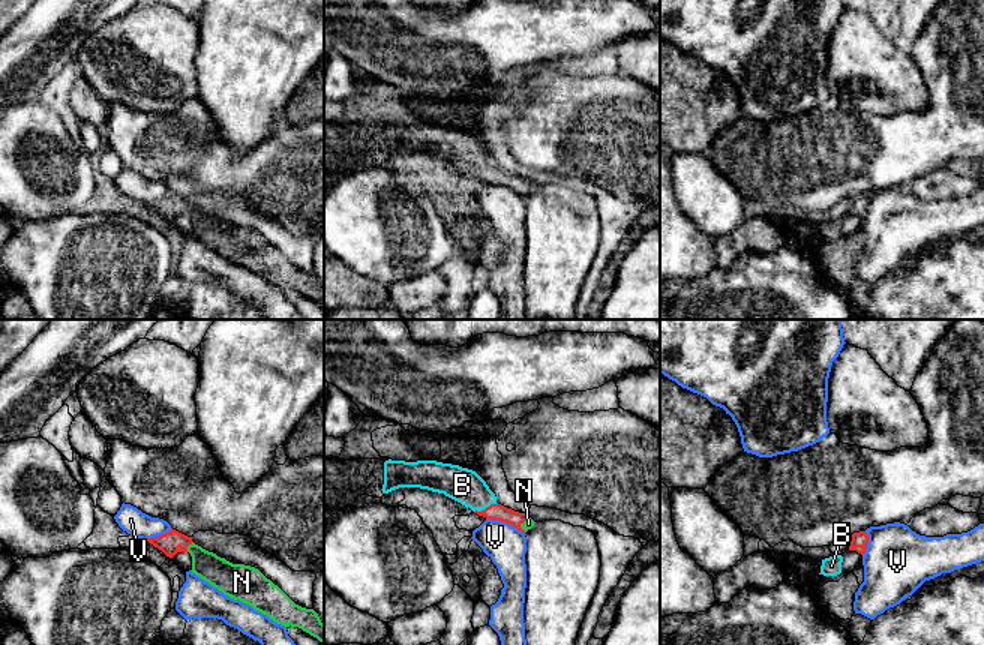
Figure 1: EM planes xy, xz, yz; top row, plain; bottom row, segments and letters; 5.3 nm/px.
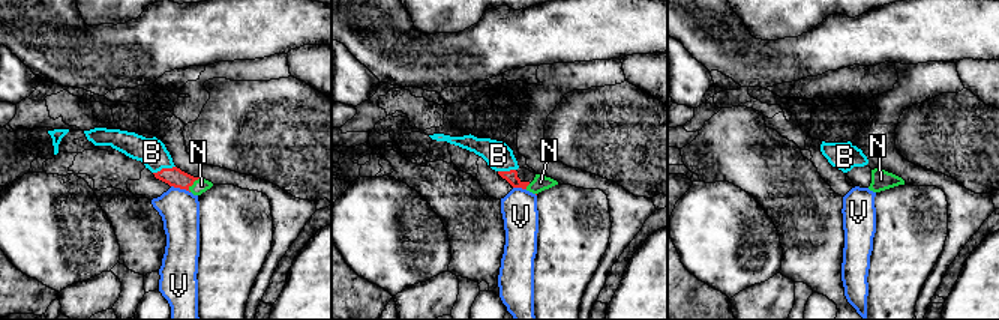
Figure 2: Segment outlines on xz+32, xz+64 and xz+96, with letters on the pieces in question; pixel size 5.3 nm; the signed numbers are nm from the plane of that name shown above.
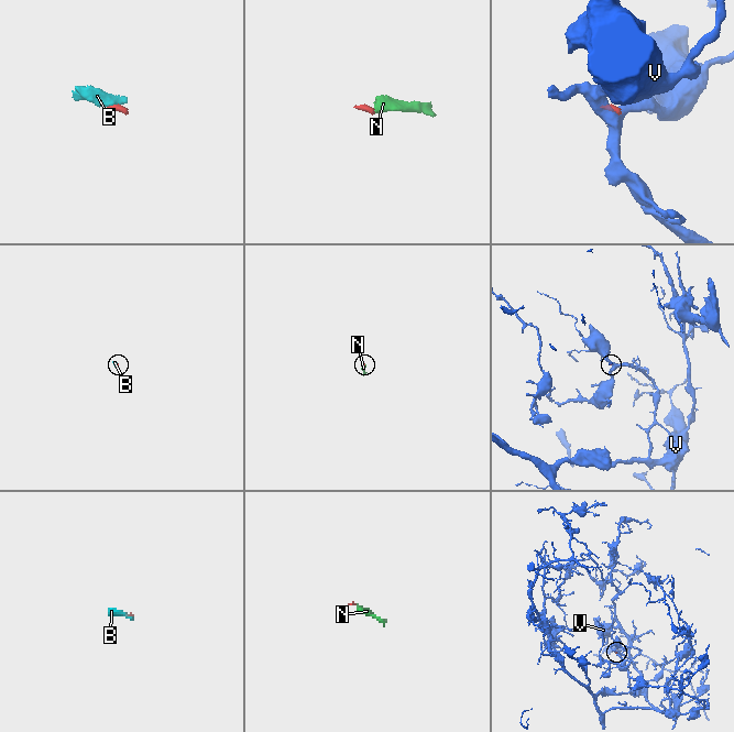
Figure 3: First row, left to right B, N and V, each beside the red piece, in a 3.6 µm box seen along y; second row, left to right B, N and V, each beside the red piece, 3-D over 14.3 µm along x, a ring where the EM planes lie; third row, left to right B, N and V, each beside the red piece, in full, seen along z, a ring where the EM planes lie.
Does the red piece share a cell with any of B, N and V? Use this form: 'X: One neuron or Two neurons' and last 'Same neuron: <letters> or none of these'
B: One neuron
N: One neuron
V: Two neurons
Same neuron: B, N

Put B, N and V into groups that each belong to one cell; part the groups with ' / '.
B N / V

